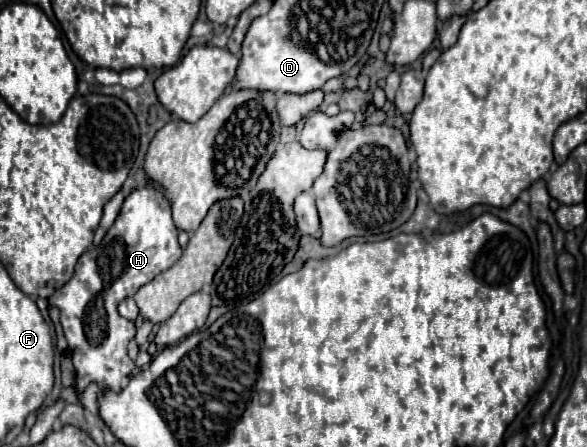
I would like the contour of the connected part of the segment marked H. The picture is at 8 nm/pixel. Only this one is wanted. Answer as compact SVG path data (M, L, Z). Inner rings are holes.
M147 180L125 198L97 254L83 254L75 266L73 278L49 298L49 304L61 310L61 326L69 342L77 390L83 390L89 382L97 382L101 388L115 392L121 388L121 380L135 368L133 360L127 356L127 346L137 328L133 320L117 316L117 304L173 266L181 252L177 228L171 218L171 202L165 198L161 186ZM103 308L107 318L103 318Z

